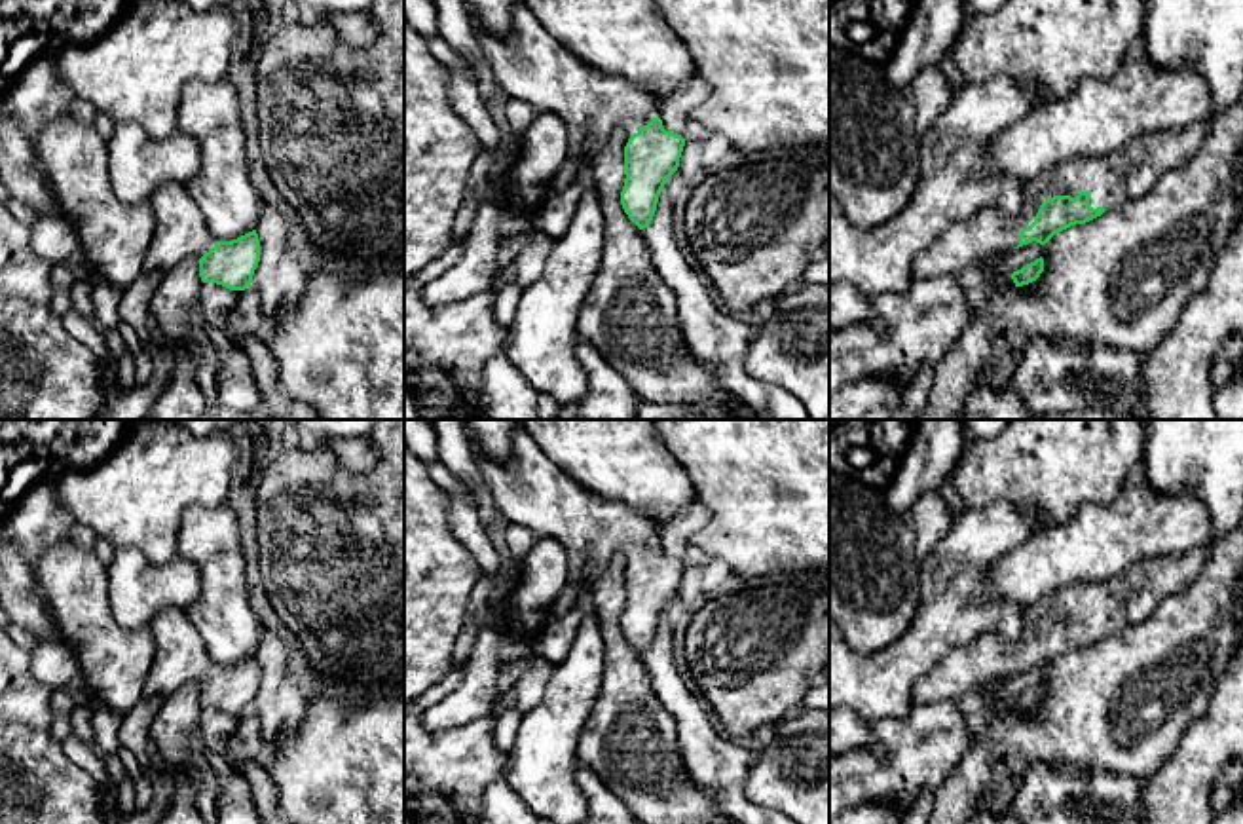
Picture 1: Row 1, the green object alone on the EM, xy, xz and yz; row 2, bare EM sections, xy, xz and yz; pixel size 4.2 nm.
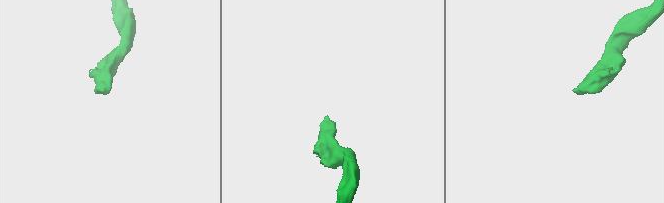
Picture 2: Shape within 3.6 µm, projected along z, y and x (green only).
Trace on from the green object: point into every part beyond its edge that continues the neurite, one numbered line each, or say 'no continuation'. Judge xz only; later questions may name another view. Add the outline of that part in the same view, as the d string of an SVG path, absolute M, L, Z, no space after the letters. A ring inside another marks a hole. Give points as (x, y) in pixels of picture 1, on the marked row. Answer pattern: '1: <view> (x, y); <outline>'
1: xz (530, 63); M520 0L512 4L507 38L480 28L467 2L465 9L505 97L560 116L569 133L569 154L581 165L594 161L613 131L634 135L659 116L653 95L586 66Z

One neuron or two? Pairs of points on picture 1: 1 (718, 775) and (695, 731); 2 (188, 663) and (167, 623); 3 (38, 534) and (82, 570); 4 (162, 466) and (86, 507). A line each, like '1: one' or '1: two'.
1: one
2: one
3: two
4: one

